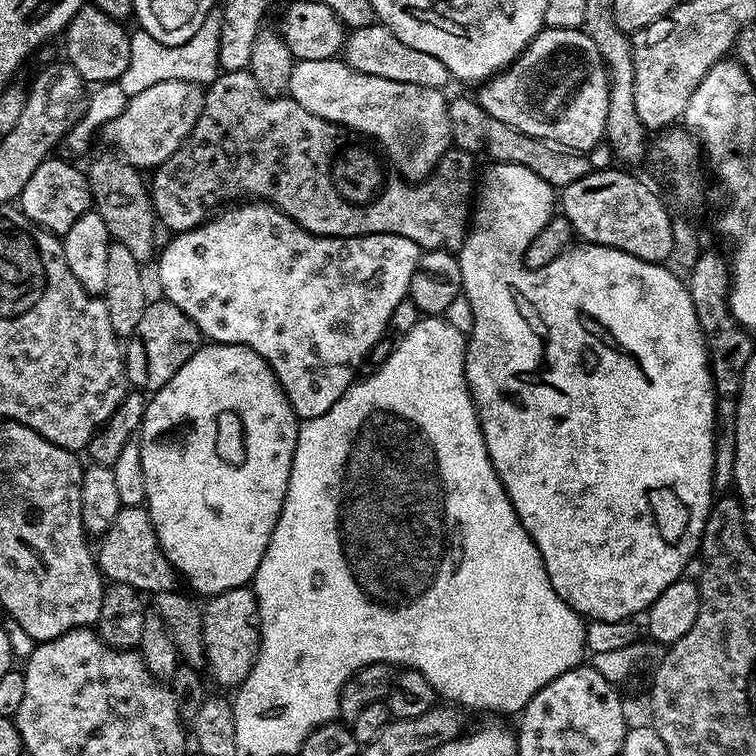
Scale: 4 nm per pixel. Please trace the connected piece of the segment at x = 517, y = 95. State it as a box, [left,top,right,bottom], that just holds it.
[474,27,608,153]

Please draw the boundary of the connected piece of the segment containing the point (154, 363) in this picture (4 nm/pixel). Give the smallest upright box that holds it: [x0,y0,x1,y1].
[124,298,202,394]

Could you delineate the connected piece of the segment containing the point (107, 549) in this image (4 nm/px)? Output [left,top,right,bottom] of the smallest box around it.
[94,507,178,594]

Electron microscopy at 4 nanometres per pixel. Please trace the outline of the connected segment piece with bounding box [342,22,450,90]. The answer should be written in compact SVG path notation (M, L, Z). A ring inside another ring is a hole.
M379 22L351 29L347 33L346 43L342 49L342 59L344 63L362 74L390 78L394 82L410 82L418 86L430 86L441 90L447 89L446 86L450 83L446 66L438 62L434 54L426 54L422 50L414 50L414 46L406 46L402 38L395 36Z

